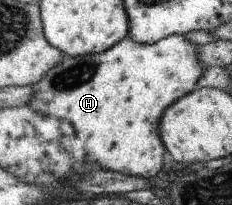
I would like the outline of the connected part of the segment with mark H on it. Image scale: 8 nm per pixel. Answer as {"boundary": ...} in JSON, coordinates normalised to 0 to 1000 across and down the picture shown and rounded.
{"boundary":[[[784,166],[711,180],[659,215],[582,205],[582,190],[543,176],[440,259],[284,278],[138,420],[151,468],[112,517],[224,590],[306,590],[323,668],[297,678],[328,707],[323,741],[353,751],[366,780],[405,790],[431,824],[638,878],[642,863],[672,863],[707,815],[720,727],[685,644],[698,556],[728,512],[849,429],[853,390],[888,337],[858,293],[853,239],[853,215]]]}

